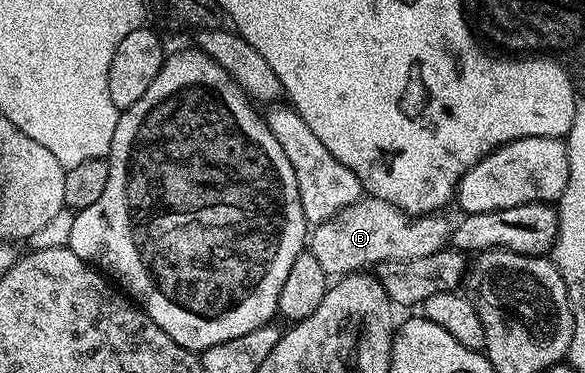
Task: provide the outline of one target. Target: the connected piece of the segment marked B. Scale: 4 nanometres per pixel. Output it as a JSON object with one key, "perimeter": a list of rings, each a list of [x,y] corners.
{"perimeter":[[[364,195],[355,204],[350,204],[345,210],[341,210],[333,218],[329,218],[325,222],[314,225],[309,232],[309,250],[313,254],[313,258],[317,258],[317,263],[321,265],[321,270],[327,272],[328,277],[338,278],[340,276],[347,276],[351,272],[358,272],[360,270],[367,270],[370,266],[378,266],[383,260],[408,260],[409,258],[425,258],[425,254],[437,254],[443,248],[448,247],[449,241],[453,236],[452,221],[447,221],[443,214],[424,214],[421,216],[408,216],[407,213],[402,212],[397,206],[393,206],[389,202],[385,202],[376,196]]]}

